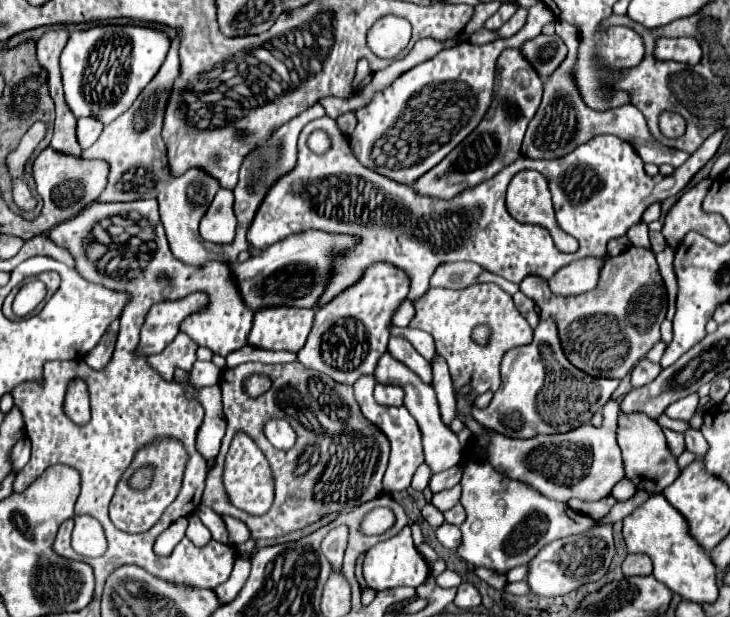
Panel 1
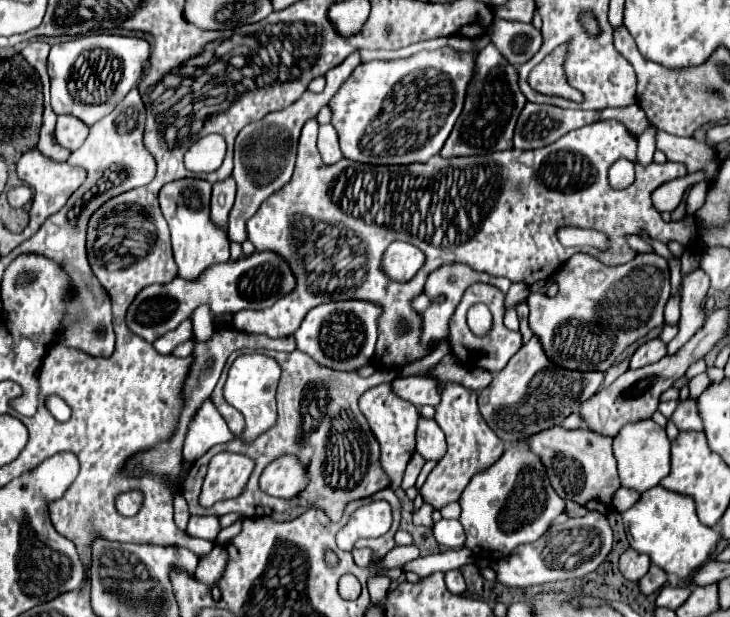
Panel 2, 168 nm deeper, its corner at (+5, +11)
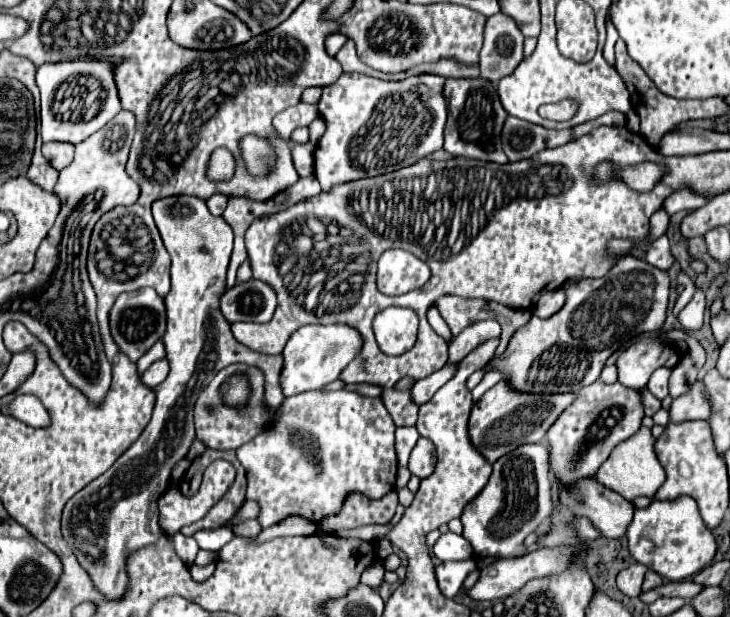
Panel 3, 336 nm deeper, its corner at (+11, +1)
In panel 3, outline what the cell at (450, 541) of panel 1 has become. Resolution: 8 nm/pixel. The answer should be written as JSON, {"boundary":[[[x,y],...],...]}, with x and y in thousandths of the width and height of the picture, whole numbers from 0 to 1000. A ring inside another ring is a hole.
{"boundary":[[[608,864],[595,883],[595,900],[603,909],[636,909],[647,903],[647,883],[633,867]]]}

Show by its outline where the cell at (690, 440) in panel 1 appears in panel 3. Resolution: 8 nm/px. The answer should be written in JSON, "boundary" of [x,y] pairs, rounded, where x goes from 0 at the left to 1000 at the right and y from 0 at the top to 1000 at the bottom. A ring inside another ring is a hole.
{"boundary":[[[956,614],[942,637],[926,643],[918,663],[918,682],[932,686],[942,679],[970,679],[975,669],[975,653],[967,640],[967,627],[962,614]]]}

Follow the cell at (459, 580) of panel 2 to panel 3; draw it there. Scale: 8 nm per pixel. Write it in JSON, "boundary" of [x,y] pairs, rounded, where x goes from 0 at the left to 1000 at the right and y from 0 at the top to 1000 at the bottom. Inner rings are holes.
{"boundary":[[[647,906],[630,909],[630,912],[605,912],[597,919],[597,942],[603,948],[603,958],[611,968],[622,968],[627,955],[633,951],[638,932],[652,922],[652,912]]]}

